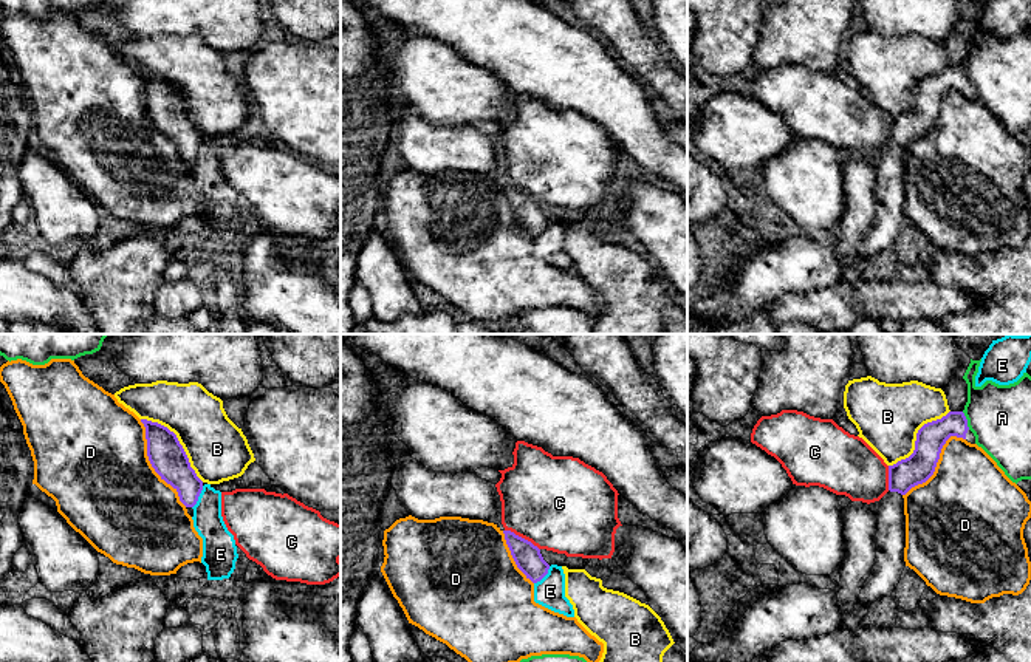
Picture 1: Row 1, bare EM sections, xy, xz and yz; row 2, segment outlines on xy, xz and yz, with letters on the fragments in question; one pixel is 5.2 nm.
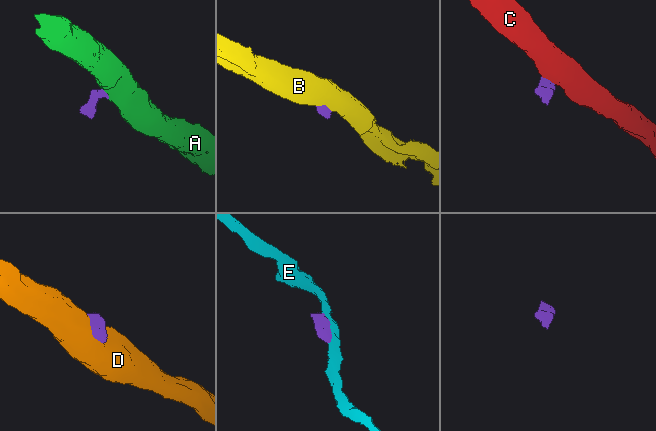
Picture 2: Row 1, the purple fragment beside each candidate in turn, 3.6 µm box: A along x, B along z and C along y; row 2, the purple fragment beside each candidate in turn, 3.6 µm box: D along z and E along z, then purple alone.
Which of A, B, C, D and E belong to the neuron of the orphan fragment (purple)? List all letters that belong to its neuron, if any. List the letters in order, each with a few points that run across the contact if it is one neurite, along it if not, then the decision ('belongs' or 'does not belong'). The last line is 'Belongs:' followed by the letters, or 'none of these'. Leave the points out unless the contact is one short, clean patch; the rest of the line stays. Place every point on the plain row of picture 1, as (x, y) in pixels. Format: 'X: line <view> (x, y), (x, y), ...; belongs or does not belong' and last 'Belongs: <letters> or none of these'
A: line yz (962, 65), (969, 82); does not belong
B: does not belong
C: line xz (505, 183), (530, 194), (539, 203); does not belong
D: does not belong
E: does not belong
Belongs: none of these

